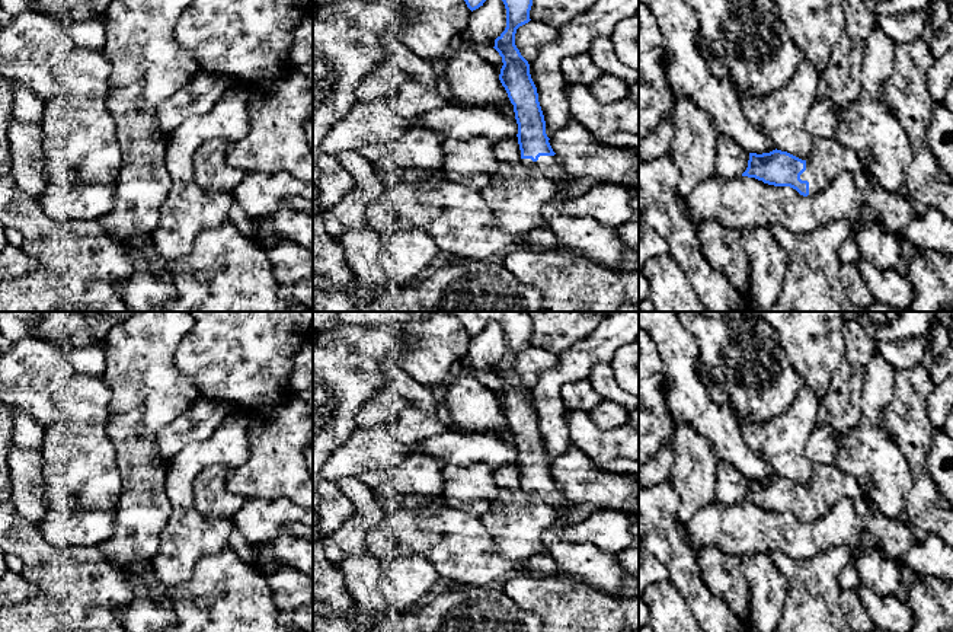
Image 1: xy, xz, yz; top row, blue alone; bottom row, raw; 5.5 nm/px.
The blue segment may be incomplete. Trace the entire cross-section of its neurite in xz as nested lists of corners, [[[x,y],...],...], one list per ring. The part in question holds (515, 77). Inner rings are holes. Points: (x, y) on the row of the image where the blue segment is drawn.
[[[533,0],[502,1],[506,9],[506,28],[495,39],[493,48],[502,57],[499,80],[514,105],[518,124],[519,163],[530,170],[540,170],[557,186],[556,195],[543,207],[546,224],[556,233],[560,246],[608,269],[621,271],[633,252],[626,248],[618,229],[604,227],[591,217],[566,217],[562,213],[562,207],[573,200],[567,194],[569,176],[549,143],[530,64],[515,45],[517,29],[531,20]]]

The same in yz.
[[[815,138],[812,154],[802,160],[787,151],[749,153],[742,176],[755,178],[774,186],[790,186],[808,197],[824,191],[834,178],[850,173],[860,189],[872,189],[874,179],[864,169],[853,149],[835,138]]]

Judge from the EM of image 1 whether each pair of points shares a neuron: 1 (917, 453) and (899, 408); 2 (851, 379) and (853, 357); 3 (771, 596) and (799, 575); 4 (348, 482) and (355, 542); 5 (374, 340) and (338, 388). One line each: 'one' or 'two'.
1: one
2: one
3: two
4: one
5: one

